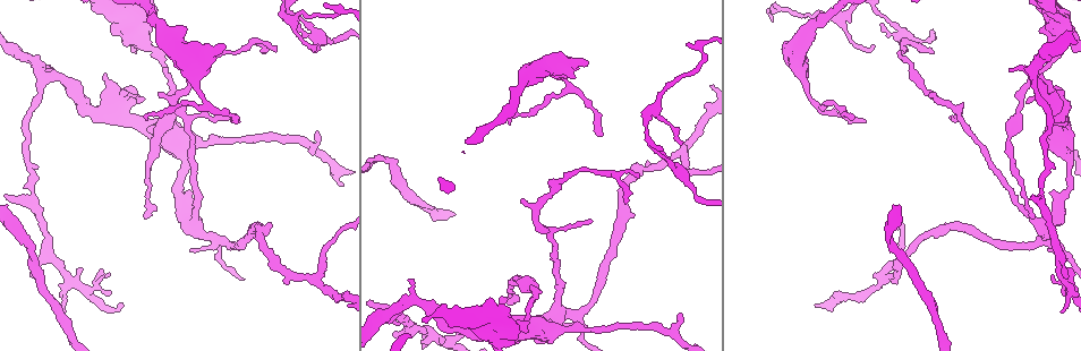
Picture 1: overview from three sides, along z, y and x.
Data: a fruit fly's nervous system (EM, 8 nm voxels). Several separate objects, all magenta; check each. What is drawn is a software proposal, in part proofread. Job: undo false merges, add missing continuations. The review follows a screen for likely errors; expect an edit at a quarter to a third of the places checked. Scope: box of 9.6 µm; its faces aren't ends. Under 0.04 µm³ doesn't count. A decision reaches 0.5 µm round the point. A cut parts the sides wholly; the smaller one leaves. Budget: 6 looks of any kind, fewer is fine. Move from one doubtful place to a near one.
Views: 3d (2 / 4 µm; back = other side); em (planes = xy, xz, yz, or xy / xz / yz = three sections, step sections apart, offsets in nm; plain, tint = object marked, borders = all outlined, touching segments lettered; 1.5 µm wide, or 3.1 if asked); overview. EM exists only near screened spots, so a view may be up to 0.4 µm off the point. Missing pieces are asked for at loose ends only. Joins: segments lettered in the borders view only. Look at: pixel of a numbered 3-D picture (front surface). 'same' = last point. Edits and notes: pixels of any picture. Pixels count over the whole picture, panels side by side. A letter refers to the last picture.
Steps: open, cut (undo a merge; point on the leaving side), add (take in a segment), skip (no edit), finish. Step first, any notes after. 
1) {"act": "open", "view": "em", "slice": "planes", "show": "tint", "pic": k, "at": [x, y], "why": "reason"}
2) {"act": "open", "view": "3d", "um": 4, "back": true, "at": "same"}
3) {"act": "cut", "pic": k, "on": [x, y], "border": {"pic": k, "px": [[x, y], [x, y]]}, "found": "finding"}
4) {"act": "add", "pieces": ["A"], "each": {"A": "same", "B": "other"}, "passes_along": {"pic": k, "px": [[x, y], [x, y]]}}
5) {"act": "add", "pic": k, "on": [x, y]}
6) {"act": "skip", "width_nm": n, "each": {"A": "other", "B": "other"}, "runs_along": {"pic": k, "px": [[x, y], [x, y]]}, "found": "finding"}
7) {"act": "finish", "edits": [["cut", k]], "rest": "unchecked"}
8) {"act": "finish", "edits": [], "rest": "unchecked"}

{"act": "open", "view": "3d", "um": 2, "pic": 1, "at": [587, 65], "why": "an open end"}

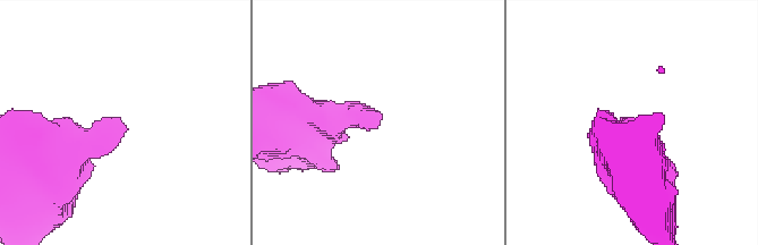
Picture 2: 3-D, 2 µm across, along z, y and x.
{"act": "open", "view": "em", "slice": "planes", "show": "borders", "pic": 2, "at": [121, 122]}

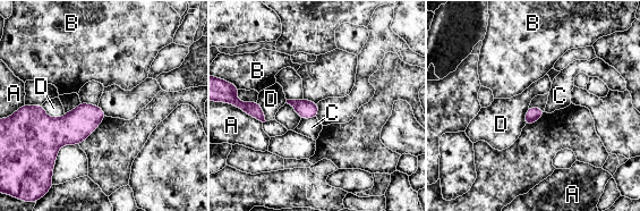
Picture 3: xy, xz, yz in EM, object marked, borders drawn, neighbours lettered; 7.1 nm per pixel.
{"act": "skip", "each": {"A": "other", "B": "other", "C": "other", "D": "other"}, "border": {"pic": 3, "px": [[41, 104], [51, 117], [65, 114]]}, "found": "none of them fits"}

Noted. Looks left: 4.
{"act": "open", "view": "3d", "um": 2, "pic": 1, "at": [1062, 198], "why": "thick turns thin"}

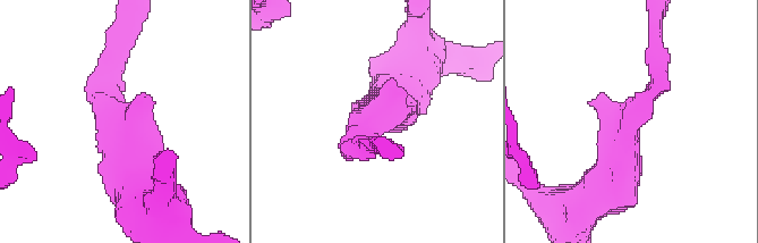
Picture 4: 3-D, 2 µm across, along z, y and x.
{"act": "open", "view": "em", "slice": "xy", "step": 8, "show": "tint", "pic": 4, "at": [630, 114]}

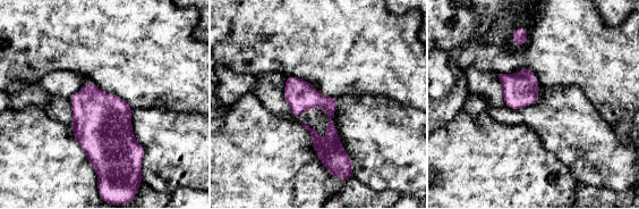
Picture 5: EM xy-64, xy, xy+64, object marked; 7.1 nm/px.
{"act": "open", "view": "em", "slice": "planes", "show": "borders", "at": "same"}

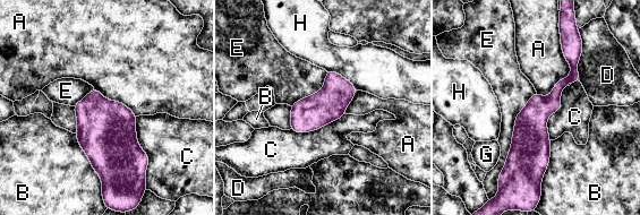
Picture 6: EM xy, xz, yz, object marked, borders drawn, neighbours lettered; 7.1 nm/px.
{"act": "skip", "width_nm": 220, "each": {"A": "other", "B": "other", "C": "other", "D": "other", "E": "other", "G": "other", "H": "other"}, "border": {"pic": 6, "px": [[560, 32], [570, 74], [543, 97]]}, "found": "continuous, no second neuron"}

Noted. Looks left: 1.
{"act": "finish", "edits": [], "rest": "unchecked"}

